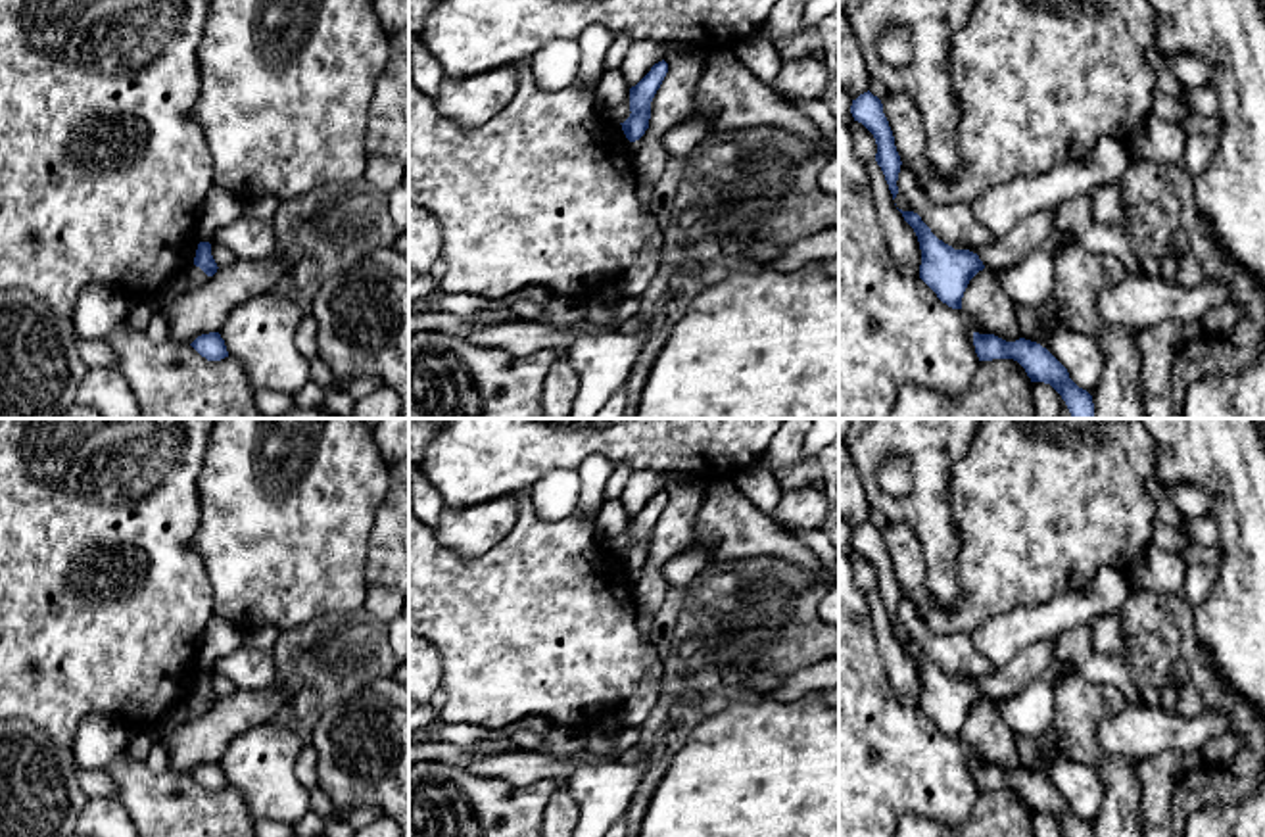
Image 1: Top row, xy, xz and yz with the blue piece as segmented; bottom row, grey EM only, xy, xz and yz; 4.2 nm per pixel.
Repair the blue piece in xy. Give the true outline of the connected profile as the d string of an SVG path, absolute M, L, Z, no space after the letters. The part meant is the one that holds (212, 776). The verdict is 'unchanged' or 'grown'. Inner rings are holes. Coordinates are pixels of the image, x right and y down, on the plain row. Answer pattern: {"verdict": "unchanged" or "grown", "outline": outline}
{"verdict": "unchanged", "outline": "M219 762L202 764L190 776L207 791L221 791L228 787L225 770Z"}

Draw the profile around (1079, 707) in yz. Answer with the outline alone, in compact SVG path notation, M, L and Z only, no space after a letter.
M1083 676L1062 678L1054 687L1052 731L1069 758L1096 770L1104 785L1094 837L1144 837L1140 820L1140 760L1111 754L1098 745L1098 728L1127 706L1113 685L1092 683Z

